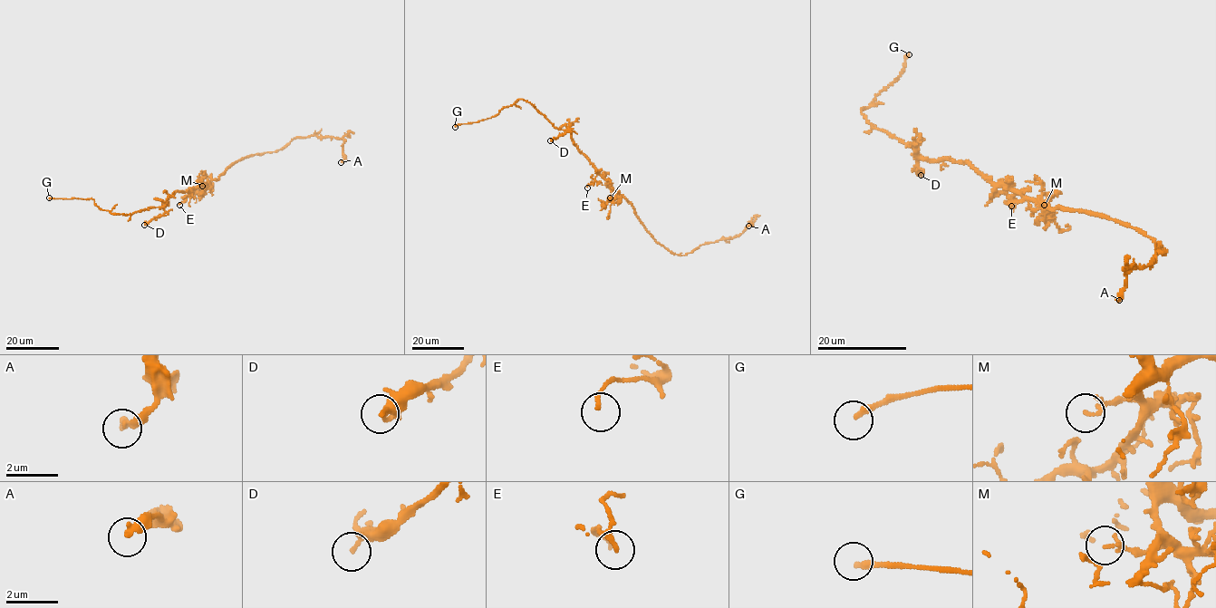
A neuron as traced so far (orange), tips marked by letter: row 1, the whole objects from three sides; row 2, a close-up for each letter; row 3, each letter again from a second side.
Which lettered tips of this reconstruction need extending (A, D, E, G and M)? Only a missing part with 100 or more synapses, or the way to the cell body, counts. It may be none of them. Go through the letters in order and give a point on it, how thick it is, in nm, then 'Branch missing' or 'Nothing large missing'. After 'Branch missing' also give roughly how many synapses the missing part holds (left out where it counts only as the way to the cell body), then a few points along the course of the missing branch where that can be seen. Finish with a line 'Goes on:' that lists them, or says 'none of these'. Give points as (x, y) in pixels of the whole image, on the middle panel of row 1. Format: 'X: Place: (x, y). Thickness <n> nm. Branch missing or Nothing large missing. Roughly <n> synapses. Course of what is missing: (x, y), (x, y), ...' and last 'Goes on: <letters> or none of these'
A: Place: (748, 226). Thickness 280 nm. Nothing large missing
D: Place: (550, 140). Thickness 220 nm. Nothing large missing
E: Place: (587, 188). Thickness 120 nm. Nothing large missing
G: Place: (455, 127). Thickness 240 nm. Branch missing. Course of what is missing: (455, 127), (419, 147)
M: Place: (610, 197). Thickness 90 nm. Nothing large missing
Goes on: G

